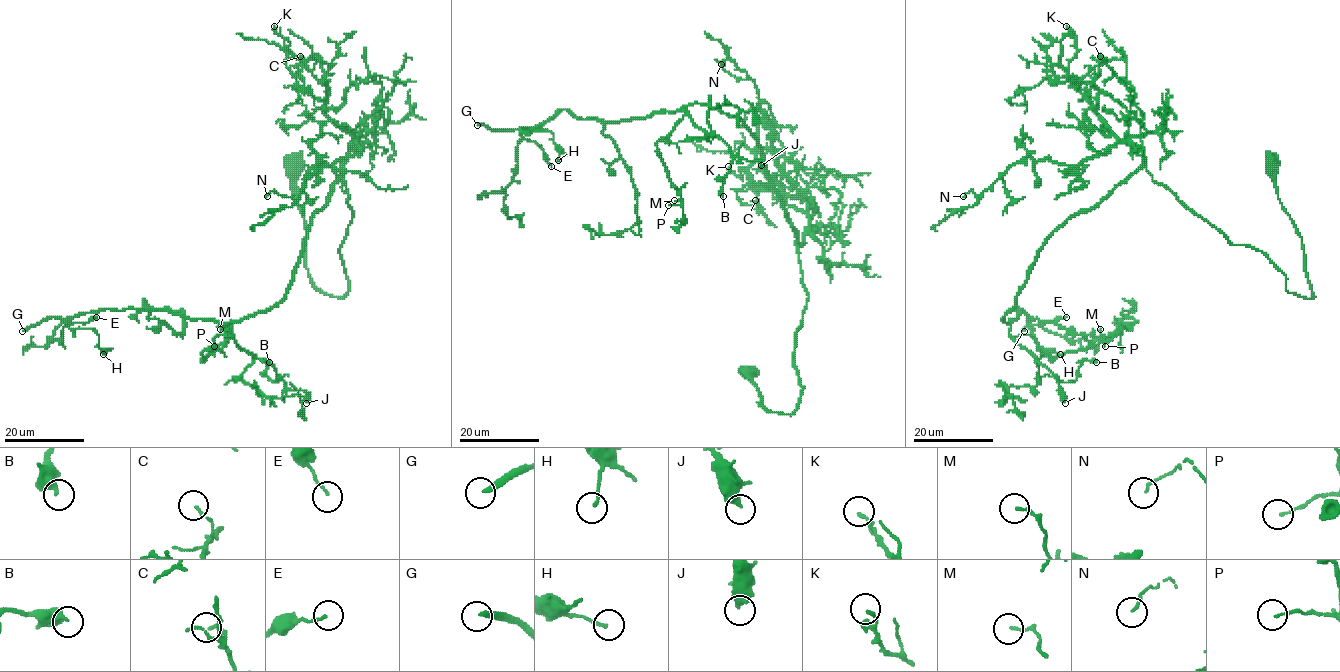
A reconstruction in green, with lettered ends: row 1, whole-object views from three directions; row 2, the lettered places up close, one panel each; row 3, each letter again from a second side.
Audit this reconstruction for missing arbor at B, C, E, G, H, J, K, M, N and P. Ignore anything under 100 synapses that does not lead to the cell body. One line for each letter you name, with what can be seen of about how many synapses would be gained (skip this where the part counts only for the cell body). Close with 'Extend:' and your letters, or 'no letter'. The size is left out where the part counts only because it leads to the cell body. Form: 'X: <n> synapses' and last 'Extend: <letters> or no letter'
G: 110 synapses
Extend: G

